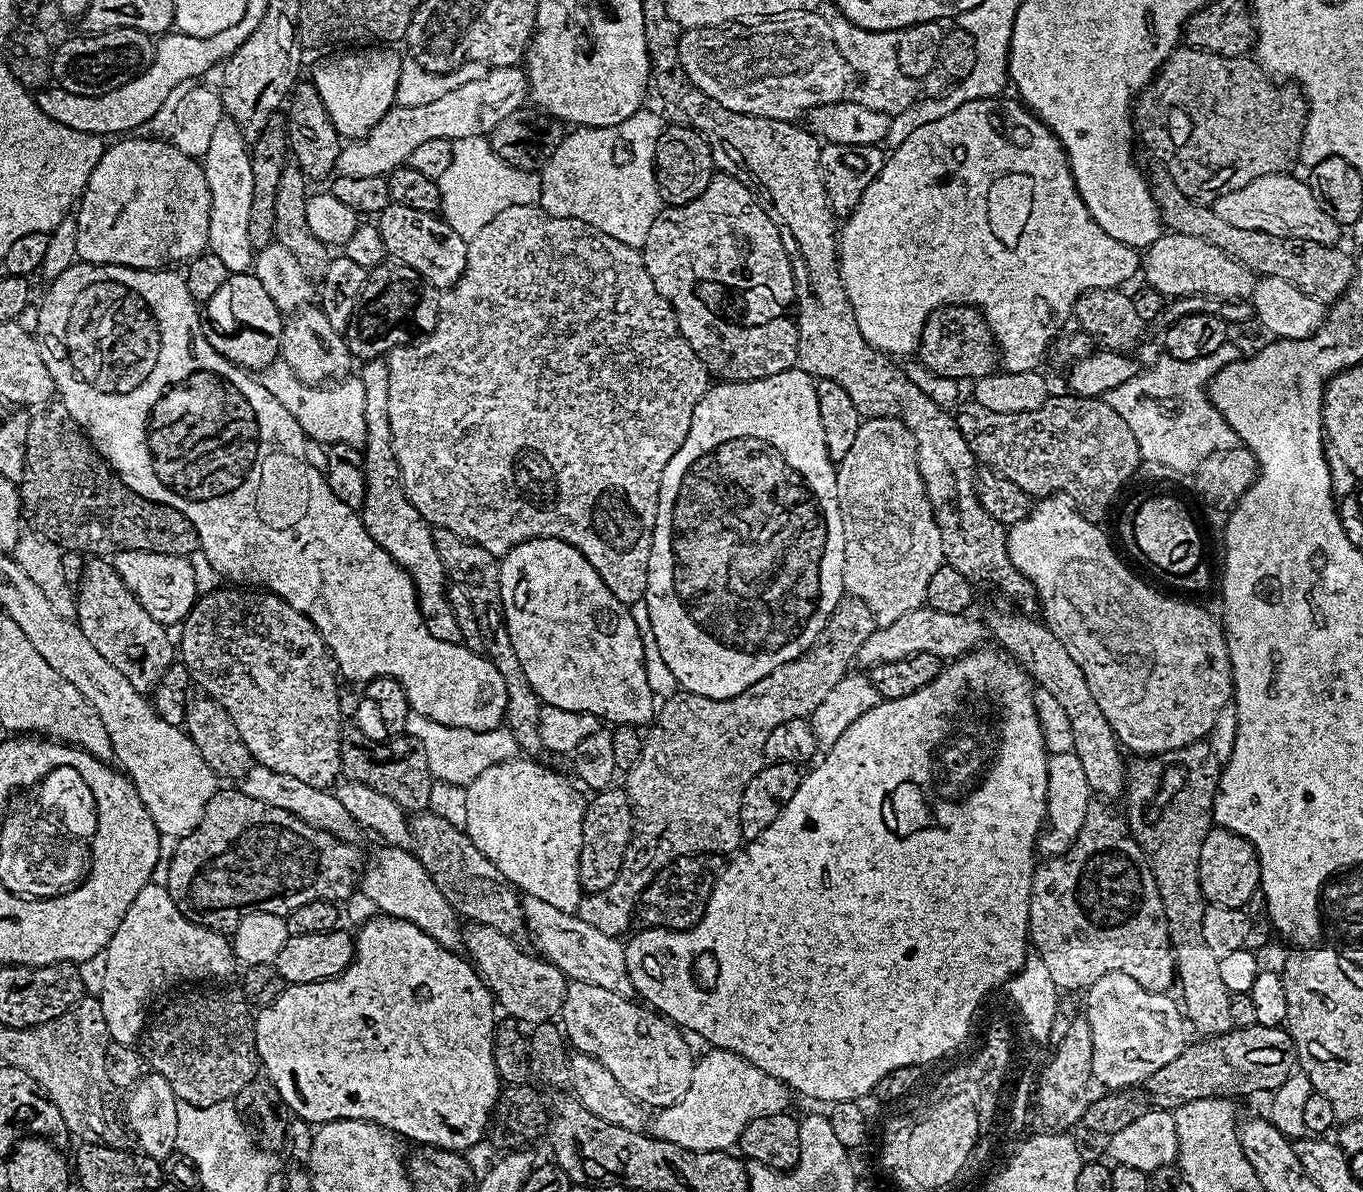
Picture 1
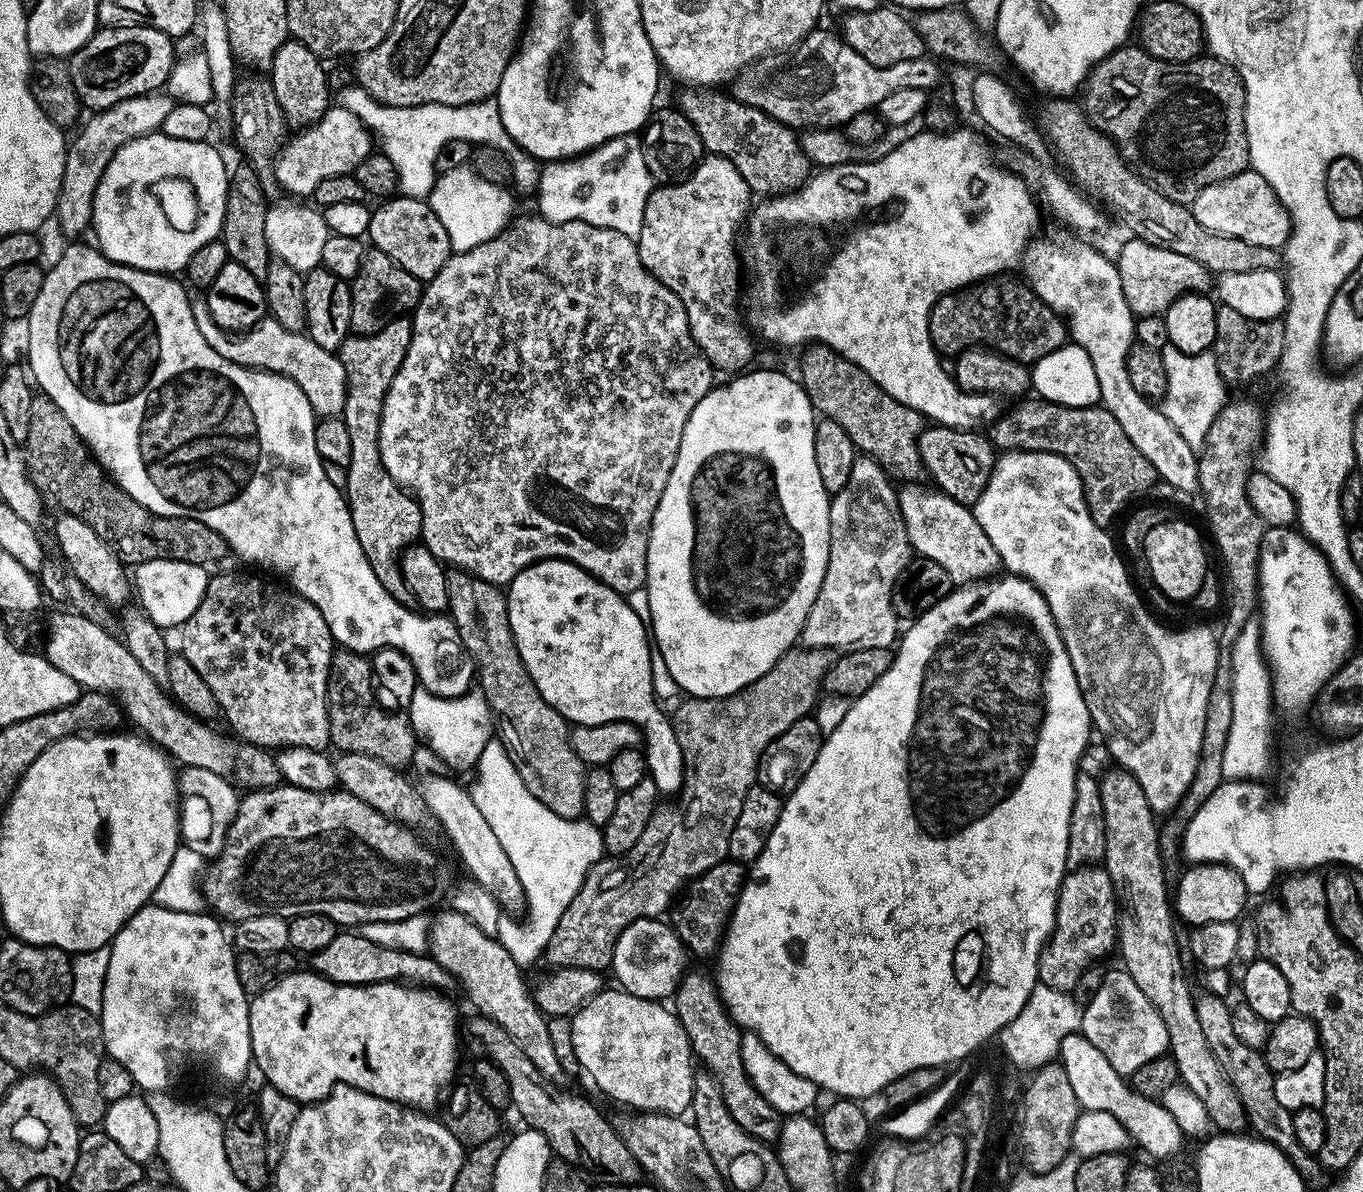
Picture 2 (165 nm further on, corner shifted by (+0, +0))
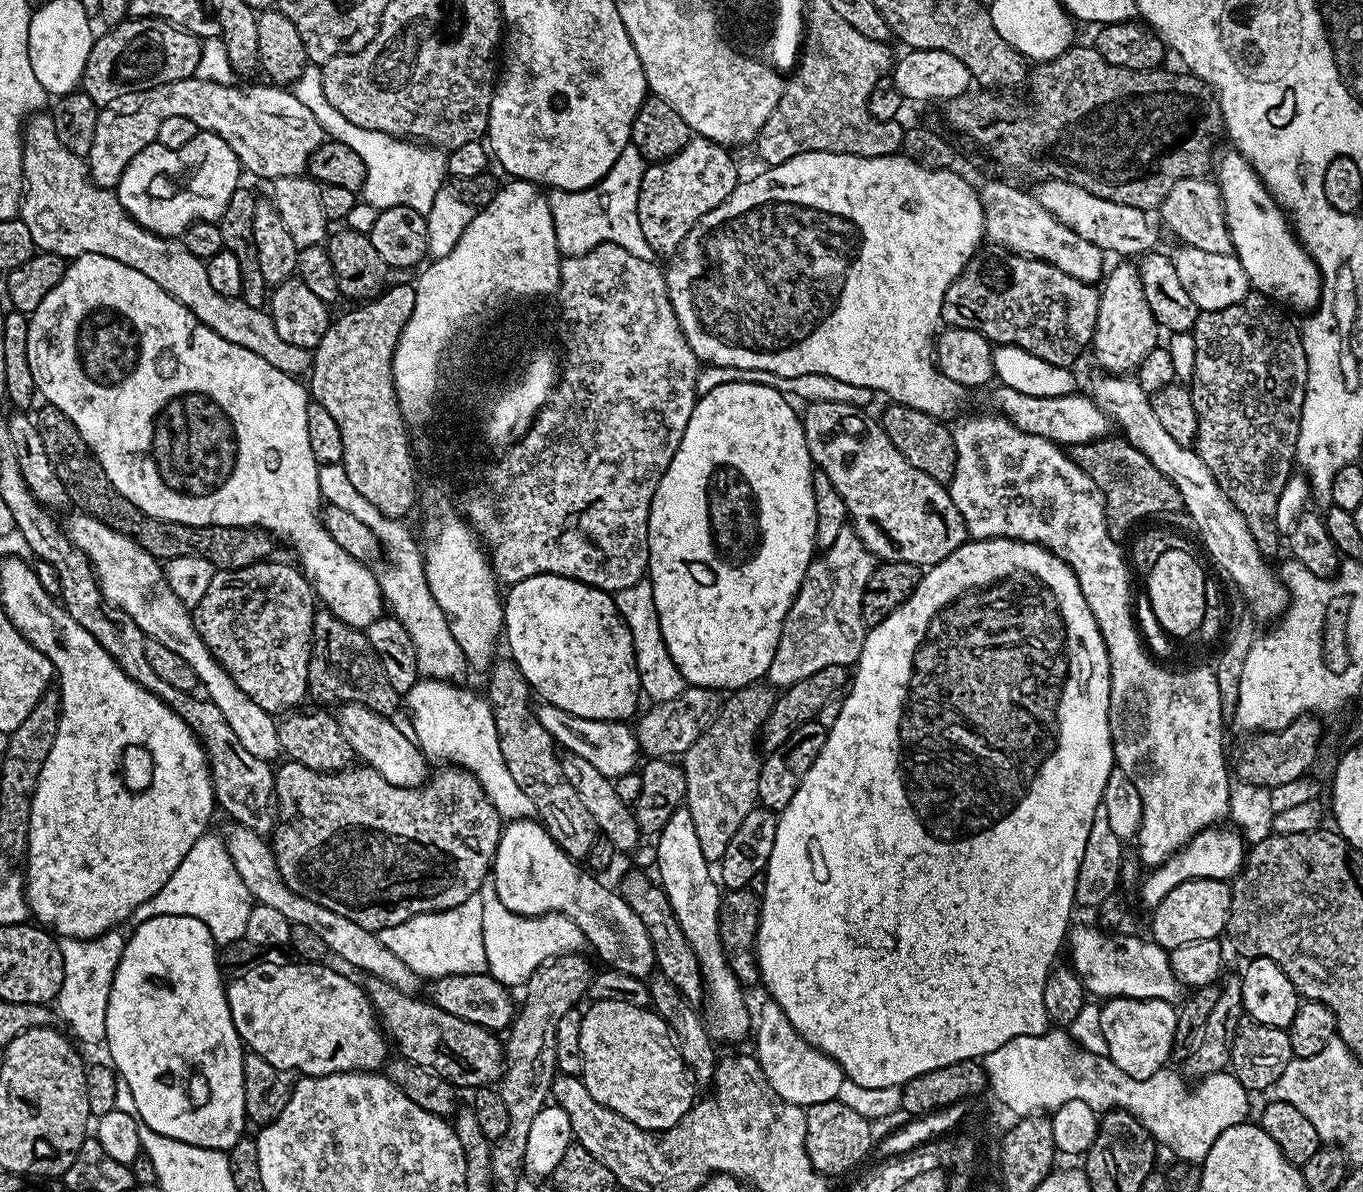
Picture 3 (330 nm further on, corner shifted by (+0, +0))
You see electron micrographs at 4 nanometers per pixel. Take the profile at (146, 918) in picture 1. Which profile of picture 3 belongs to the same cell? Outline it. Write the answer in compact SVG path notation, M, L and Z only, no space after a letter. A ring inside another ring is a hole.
M155 916L135 925L131 934L125 939L121 960L114 974L113 985L110 986L109 1006L106 1007L106 1047L107 1059L111 1067L118 1073L119 1079L129 1087L129 1094L137 1106L135 1115L143 1127L154 1130L166 1138L174 1138L178 1142L186 1142L190 1146L218 1148L230 1150L245 1135L244 1124L244 1058L246 1049L238 1030L234 1026L234 1018L230 1014L228 993L225 985L220 985L222 965L218 959L218 948L212 939L206 922L189 916Z

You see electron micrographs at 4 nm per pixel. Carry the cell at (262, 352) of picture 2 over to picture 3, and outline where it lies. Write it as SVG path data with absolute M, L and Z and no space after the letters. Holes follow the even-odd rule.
M33 115L22 129L22 139L24 191L18 216L26 222L39 251L53 252L65 258L82 254L114 258L114 262L122 262L122 266L130 266L130 270L138 270L138 274L146 274L146 278L154 278L166 294L185 304L200 323L214 330L214 334L226 338L226 342L254 350L254 354L258 354L258 358L266 358L270 366L278 366L278 370L297 378L311 369L312 352L302 346L282 342L278 329L274 327L271 311L251 308L245 300L218 294L218 290L210 286L207 263L194 258L194 254L186 250L183 239L159 236L146 230L126 214L113 189L99 188L88 175L87 163L70 154L70 150L58 142L51 115Z

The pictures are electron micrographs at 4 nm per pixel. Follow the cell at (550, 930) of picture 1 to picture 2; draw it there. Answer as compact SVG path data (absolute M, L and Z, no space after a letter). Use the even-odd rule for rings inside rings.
M432 774L424 786L419 789L425 806L429 808L439 827L446 835L452 839L452 844L456 847L456 852L460 855L460 860L464 863L464 868L473 876L475 883L479 887L485 888L488 893L495 898L496 903L508 908L525 907L524 887L510 862L506 858L506 850L502 850L502 842L494 835L494 830L490 830L490 822L482 818L482 810L474 806L474 798L467 787L455 784L452 780L447 780L444 776Z

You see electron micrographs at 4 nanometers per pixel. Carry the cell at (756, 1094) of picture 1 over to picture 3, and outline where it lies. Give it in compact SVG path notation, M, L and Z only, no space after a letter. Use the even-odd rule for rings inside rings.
M770 998L765 999L765 1004L760 1008L760 1016L758 1012L758 1019L754 1024L754 1040L755 1036L754 1055L762 1066L770 1086L774 1086L778 1098L782 1098L786 1102L794 1102L805 1110L818 1102L830 1102L837 1099L838 1090L841 1089L845 1078L842 1066L838 1066L838 1062L834 1062L834 1058L830 1058L825 1052L819 1052L813 1044L801 1038L798 1030L794 1030L794 1026L790 1026L790 1018L786 1018L786 1014L782 1010L782 1006L778 1006L778 1002L774 1002Z

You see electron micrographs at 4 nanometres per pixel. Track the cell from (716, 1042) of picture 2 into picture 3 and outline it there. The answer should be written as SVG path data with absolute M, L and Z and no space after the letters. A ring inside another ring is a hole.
M630 870L620 884L618 883L618 891L623 900L638 914L638 918L642 919L642 924L646 926L647 933L650 934L659 975L666 977L674 986L677 986L679 992L692 1005L699 1005L699 1001L702 1002L706 994L701 964L698 962L693 947L690 946L690 942L682 932L677 915L674 914L673 907L670 906L669 898L663 888L653 879L651 881L642 871Z

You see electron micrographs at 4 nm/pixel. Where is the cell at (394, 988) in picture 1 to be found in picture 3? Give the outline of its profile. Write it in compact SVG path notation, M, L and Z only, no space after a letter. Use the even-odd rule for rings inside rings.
M257 962L251 966L245 967L239 973L240 976L231 985L227 985L228 1005L230 1006L230 1014L234 1018L234 1026L238 1030L244 1047L248 1052L258 1054L262 1058L266 1058L266 1062L270 1062L270 1066L274 1066L278 1070L291 1073L292 1068L297 1068L300 1074L304 1076L329 1076L335 1072L376 1072L385 1067L386 1061L389 1059L390 1044L386 1039L385 1033L382 1031L380 1021L376 1019L376 1011L372 1008L372 1003L368 1001L368 994L364 991L359 983L356 984L348 976L343 976L340 972L335 972L332 968L327 968L324 962L285 962L282 964L273 964L271 962Z

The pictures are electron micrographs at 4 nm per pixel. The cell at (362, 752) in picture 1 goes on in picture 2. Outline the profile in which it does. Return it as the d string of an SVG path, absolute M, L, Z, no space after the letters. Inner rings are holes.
M349 648L333 651L328 671L331 747L336 747L337 753L370 754L370 758L378 758L378 762L386 762L390 767L407 769L415 758L417 734L403 711L387 712L382 705L376 704L376 696L371 659L365 653L351 652Z

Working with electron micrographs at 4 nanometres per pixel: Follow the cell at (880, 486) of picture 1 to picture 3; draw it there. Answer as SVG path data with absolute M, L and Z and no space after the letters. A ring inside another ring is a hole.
M848 526L834 538L834 546L823 549L813 559L798 594L779 625L770 653L772 661L766 677L769 685L783 690L794 682L802 682L802 678L810 678L810 674L822 670L822 666L855 665L862 654L866 635L862 596L877 563L877 557Z

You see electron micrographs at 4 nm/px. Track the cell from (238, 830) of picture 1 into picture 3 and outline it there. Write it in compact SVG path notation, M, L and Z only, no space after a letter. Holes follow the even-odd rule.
M290 759L283 761L281 768L275 769L276 778L276 810L278 820L270 843L276 856L276 865L280 876L298 894L318 902L318 906L326 906L326 910L334 910L334 914L342 914L350 918L350 922L358 922L366 930L379 934L384 928L398 926L410 918L423 912L445 912L466 898L477 895L480 887L489 879L492 859L496 857L496 847L500 841L502 818L471 772L459 766L444 766L441 772L433 771L419 786L403 788L394 786L373 768L367 766L349 766L339 772L319 772Z

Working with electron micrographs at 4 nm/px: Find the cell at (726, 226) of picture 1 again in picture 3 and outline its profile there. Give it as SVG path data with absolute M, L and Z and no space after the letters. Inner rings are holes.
M692 138L678 155L668 160L649 163L645 167L638 194L638 222L642 226L642 234L646 242L650 242L653 253L675 253L686 238L686 234L690 234L693 226L710 210L714 210L719 204L724 204L726 198L735 190L738 183L736 164L728 152L731 151L725 145L715 144L713 140Z

